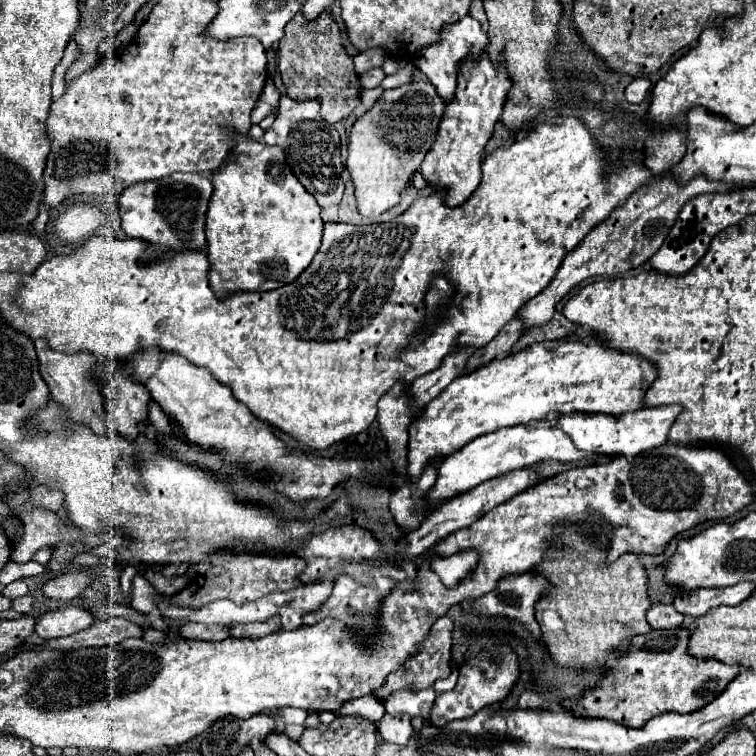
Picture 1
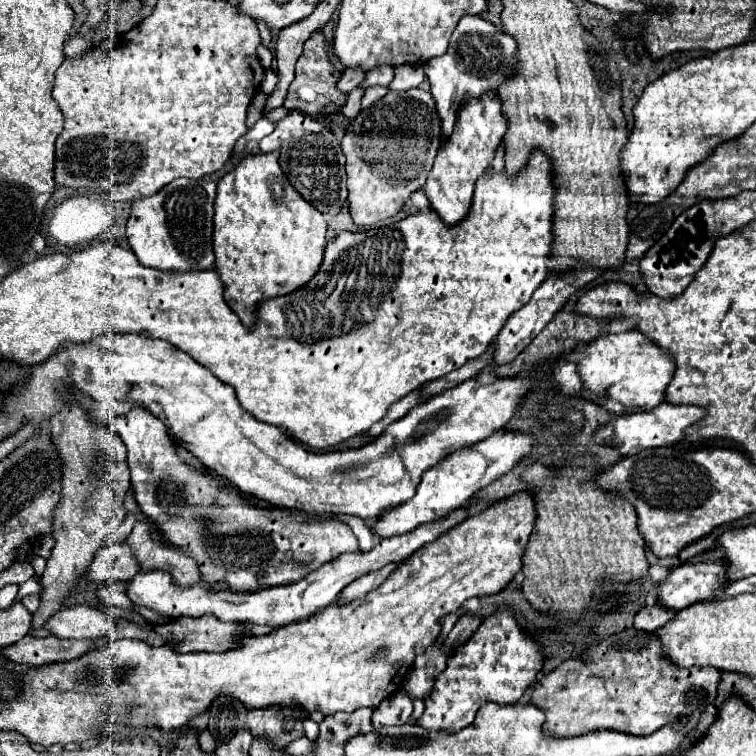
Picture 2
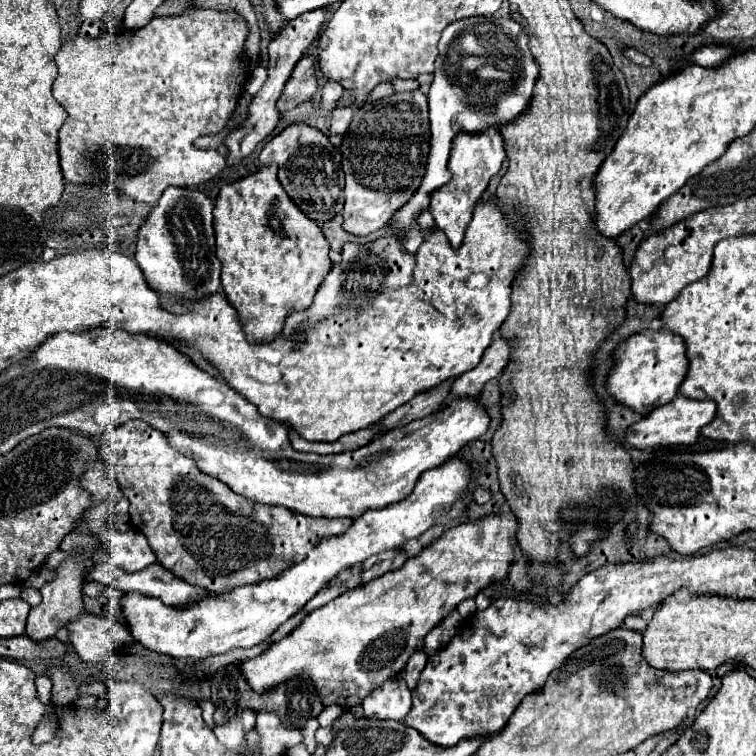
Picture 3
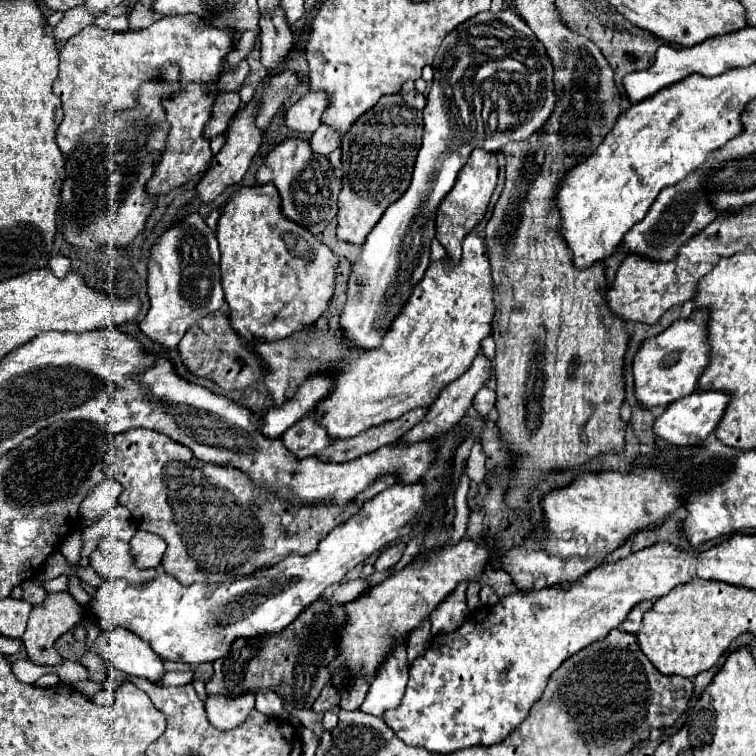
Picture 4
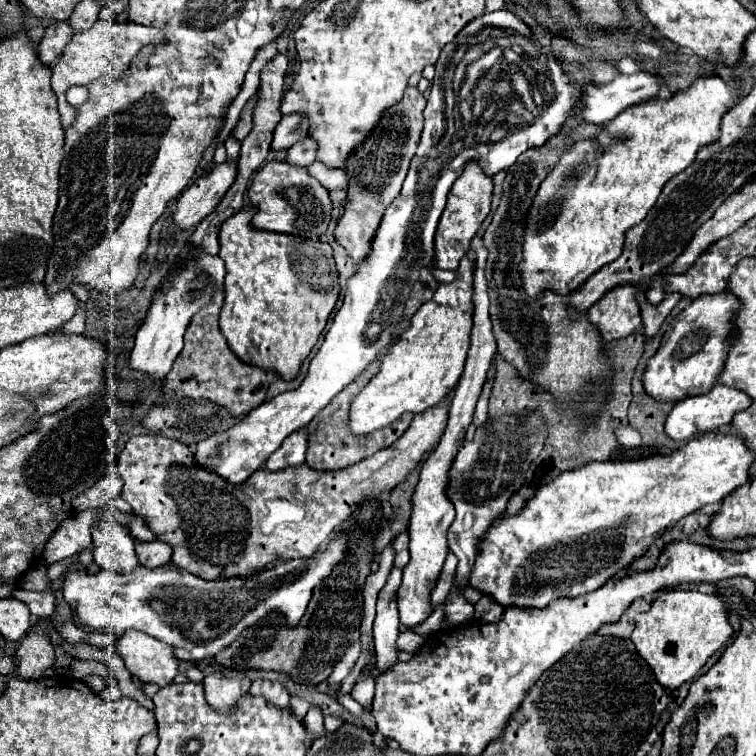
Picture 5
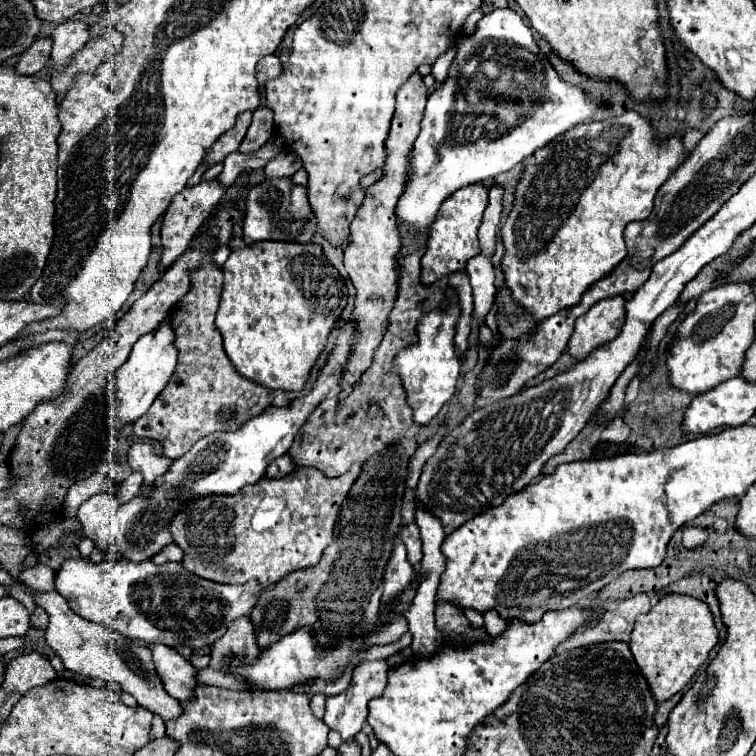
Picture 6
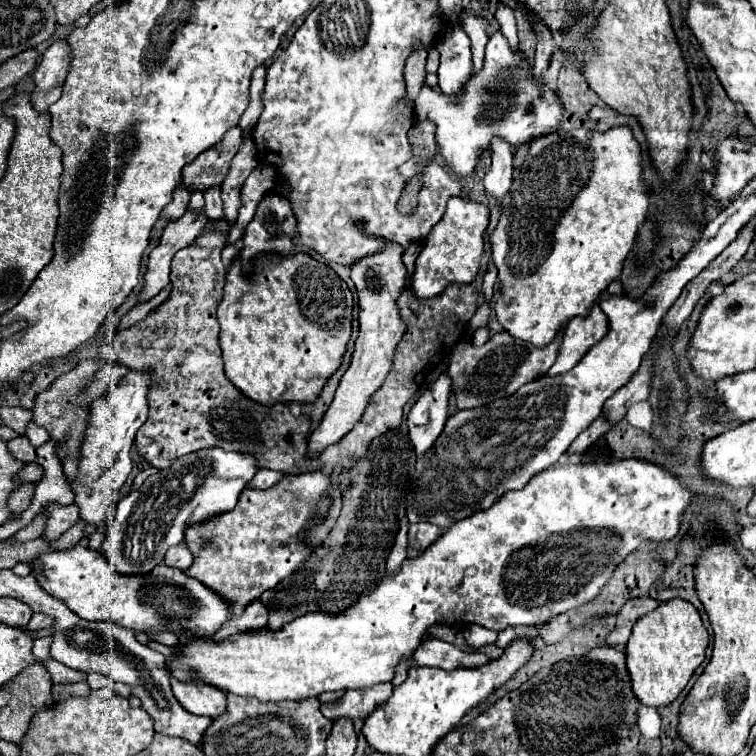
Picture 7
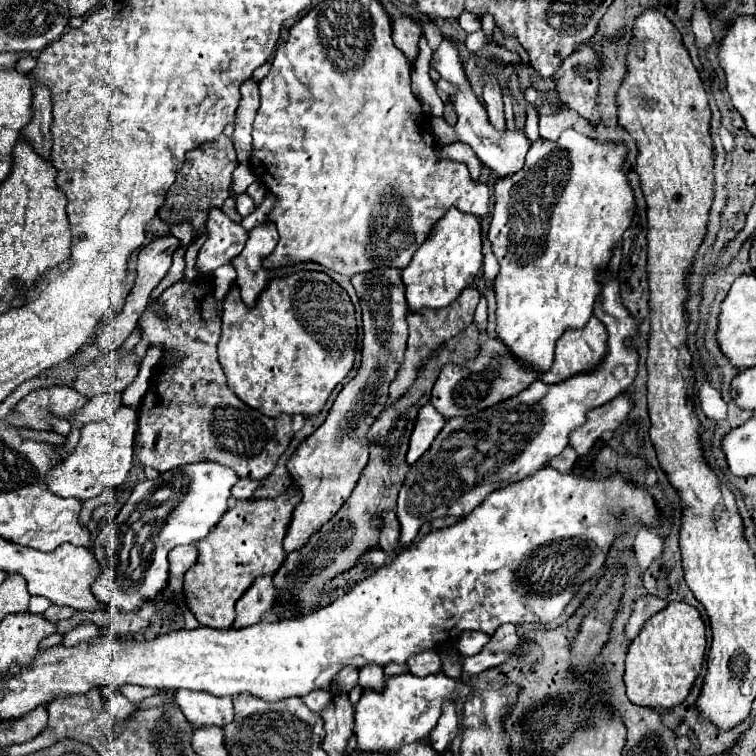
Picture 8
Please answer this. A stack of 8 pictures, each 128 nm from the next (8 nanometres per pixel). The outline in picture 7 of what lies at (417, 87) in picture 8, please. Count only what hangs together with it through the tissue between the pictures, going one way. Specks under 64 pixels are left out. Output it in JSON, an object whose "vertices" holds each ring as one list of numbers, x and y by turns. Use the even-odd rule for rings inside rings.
{"vertices":[[494,32,488,40,484,68,480,74,470,78,462,96,452,100,450,96,444,96,441,91,424,84,415,100,414,110,416,122,430,120,436,124,436,142,444,164,460,178,476,170,480,156,490,148,494,136,502,136,512,148,520,148,532,138,556,130,564,114,560,98,546,86,544,96,540,96,540,86,532,76,532,68,522,58,522,52,512,52,508,40,500,32],[528,104,532,104,532,112,528,112]]}

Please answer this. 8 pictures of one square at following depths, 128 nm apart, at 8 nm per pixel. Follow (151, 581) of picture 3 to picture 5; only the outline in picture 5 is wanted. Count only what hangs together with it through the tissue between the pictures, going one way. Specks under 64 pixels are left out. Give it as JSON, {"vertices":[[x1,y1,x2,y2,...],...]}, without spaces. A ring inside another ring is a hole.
{"vertices":[[100,518,100,522,92,526,92,544,94,562,100,568,128,574,138,564,132,536,128,536,128,530,120,524,110,524,106,518]]}

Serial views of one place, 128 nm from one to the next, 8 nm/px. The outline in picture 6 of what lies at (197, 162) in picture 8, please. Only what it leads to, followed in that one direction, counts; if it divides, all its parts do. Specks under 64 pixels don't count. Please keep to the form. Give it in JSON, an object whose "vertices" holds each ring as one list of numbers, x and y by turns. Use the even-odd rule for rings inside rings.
{"vertices":[[244,112,238,122,234,124,234,128,230,128,228,132,224,132,224,136,220,136,220,140,216,140,216,144,212,144,212,148,208,150,208,156,204,158,204,162,208,166,214,166,214,164,220,164,224,162,224,158,232,152,238,152,240,148,240,142,244,140,244,134,250,126,250,120,252,120,252,112]]}

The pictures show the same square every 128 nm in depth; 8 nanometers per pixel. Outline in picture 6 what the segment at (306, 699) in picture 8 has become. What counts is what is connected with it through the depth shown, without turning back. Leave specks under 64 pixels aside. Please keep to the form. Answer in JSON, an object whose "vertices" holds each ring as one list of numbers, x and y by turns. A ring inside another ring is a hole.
{"vertices":[[376,660,376,662,364,662,360,664,360,668,356,668,356,672,352,674,352,682,348,686,348,690,344,690,338,696,330,696,326,700,326,714,324,714,324,722,330,726,330,730,338,732,344,740,354,738,360,730,362,724,366,722,368,716,368,702,374,696,382,696,384,688,386,688,386,676,388,676,388,666,384,660]]}

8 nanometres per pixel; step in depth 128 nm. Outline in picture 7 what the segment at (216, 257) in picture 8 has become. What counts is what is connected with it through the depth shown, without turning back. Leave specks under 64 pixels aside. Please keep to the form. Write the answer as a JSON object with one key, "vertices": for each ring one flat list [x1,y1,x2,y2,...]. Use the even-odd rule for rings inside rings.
{"vertices":[[214,186,214,188,206,190,204,198,206,198,206,206,204,206,204,210,206,210,208,220,220,220,220,218,224,218,224,212,222,212,222,198,220,198,220,188]]}

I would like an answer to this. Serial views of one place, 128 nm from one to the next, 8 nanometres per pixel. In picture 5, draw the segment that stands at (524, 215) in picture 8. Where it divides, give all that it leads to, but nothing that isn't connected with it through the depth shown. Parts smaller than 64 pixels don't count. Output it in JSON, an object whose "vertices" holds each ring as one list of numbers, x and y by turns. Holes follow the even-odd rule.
{"vertices":[[720,76,698,78,688,90,676,92,670,100,654,98,634,104,620,112,612,122,604,124,598,136,570,144,556,162,556,168,548,170,548,176,540,184,532,208,528,210,522,260,518,264,526,294,534,300,546,290,566,296,580,288,602,266,614,262,622,254,626,230,646,218,646,212,660,196,662,186,672,176,686,170,702,146,718,140,720,120,736,100,738,90,738,84,724,82]]}

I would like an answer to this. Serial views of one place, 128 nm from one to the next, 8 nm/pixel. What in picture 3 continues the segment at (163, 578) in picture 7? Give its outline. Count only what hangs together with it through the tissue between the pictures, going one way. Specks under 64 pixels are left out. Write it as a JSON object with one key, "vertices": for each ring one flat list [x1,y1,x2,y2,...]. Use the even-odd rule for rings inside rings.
{"vertices":[[450,458,440,468,424,472,412,494,388,508,378,508,358,516,344,536,330,536,308,552,308,556,276,576,276,580,264,580,264,584,248,584,244,588,232,588,232,592,220,592,200,600,196,608,168,608,162,600,140,596,140,592,126,592,122,596,122,614,134,640,144,648,184,660,204,660,214,654,226,654,232,648,252,648,270,638,270,634,284,624,290,616,300,612,310,598,314,598,326,584,330,584,338,572,354,564,362,564,372,554,400,548,408,538,424,534,436,518,450,510,454,500,466,490,472,478,472,468,460,458]]}

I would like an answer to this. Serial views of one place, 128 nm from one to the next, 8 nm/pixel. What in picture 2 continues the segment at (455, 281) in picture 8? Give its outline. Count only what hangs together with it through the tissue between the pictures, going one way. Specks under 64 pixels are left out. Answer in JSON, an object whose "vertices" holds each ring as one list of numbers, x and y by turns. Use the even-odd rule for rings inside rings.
{"vertices":[[486,94,480,100,470,100,466,106,462,106,456,122,456,132,452,132,450,138,440,146,434,168,430,170,428,180,422,188,430,200,432,210,440,214,444,224,458,224,464,220,464,214,468,214,472,206,474,184,480,174,490,168,494,154,502,144,506,128,508,124,500,112,500,98,496,94]]}

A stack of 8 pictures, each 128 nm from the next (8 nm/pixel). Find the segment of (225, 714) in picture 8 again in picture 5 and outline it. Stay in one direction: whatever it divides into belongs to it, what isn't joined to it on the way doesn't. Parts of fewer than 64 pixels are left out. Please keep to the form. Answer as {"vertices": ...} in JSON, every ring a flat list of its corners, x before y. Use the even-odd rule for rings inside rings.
{"vertices":[[130,630,120,638,118,652,132,676,152,680,160,688,170,686,180,668,180,660,176,660,168,644,136,630]]}

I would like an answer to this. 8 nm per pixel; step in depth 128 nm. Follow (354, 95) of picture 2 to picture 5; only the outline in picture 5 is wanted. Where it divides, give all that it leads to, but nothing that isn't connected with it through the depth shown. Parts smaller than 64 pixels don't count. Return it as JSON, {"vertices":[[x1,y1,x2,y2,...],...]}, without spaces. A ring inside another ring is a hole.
{"vertices":[[304,138,304,140,300,140,300,142,296,142,294,146,288,148,288,154,286,154,288,164,306,168,314,160,316,160,316,142,312,138]]}

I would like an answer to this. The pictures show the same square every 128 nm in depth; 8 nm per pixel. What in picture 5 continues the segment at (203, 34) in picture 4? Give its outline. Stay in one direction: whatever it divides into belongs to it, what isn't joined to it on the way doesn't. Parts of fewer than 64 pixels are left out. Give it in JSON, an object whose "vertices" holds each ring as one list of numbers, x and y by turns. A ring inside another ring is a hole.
{"vertices":[[98,20,90,30,76,34,70,44,60,54,58,64,52,68,52,90,58,96,58,112,62,118,62,126,68,128,76,118,76,108,68,104,66,90,70,86,86,86,88,82,104,76,104,74,120,74,128,68,130,60,140,52,142,46,148,44,160,44,162,32,158,28,130,24,130,22,104,22]]}

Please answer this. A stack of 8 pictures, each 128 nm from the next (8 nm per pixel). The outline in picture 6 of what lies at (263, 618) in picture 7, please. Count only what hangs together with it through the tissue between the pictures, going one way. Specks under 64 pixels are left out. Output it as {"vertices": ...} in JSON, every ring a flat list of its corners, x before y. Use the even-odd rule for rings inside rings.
{"vertices":[[242,616,240,620,236,620,236,624,230,624,226,634,212,644,210,666,220,670,220,666,222,666,220,660,228,652,232,652,232,656,238,656,238,658,246,656,248,660,256,658,256,654,260,652,256,638,254,638,254,632,252,632,250,616]]}

